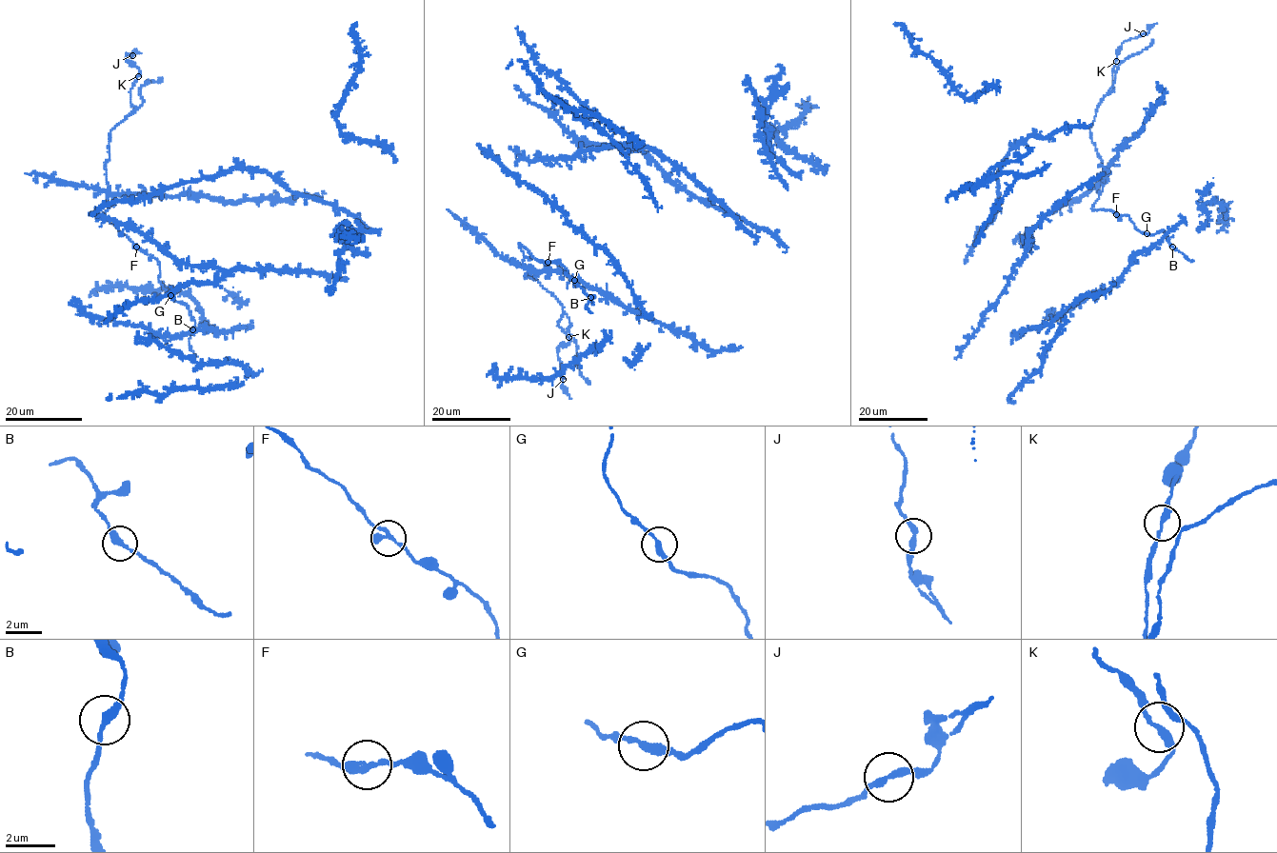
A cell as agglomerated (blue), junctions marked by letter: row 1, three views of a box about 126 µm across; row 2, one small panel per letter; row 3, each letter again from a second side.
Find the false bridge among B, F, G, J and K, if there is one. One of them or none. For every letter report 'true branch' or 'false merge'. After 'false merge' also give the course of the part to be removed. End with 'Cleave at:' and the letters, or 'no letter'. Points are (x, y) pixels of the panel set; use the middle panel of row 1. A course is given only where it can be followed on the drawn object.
B: true branch
F: true branch
G: true branch
J: true branch
K: true branch
Cleave at: no letter

